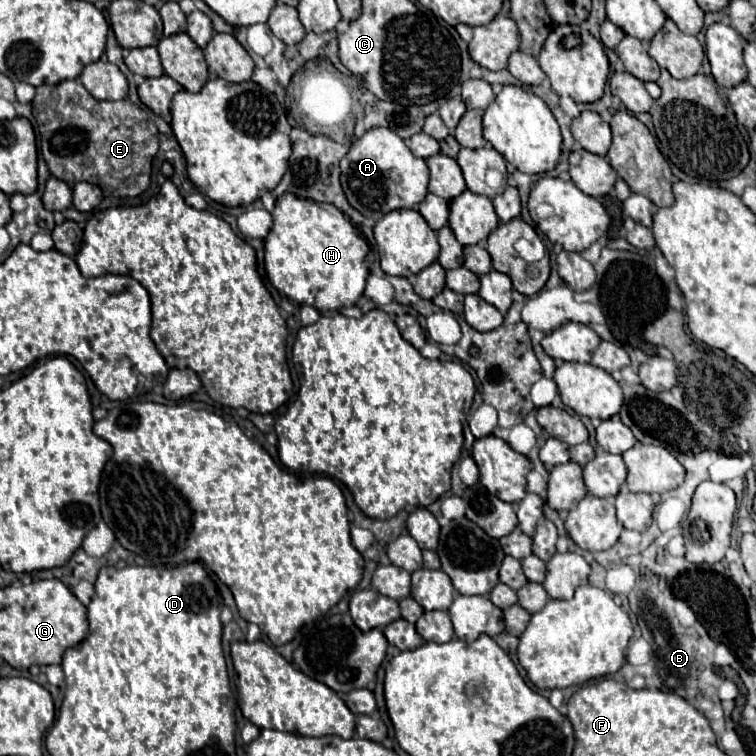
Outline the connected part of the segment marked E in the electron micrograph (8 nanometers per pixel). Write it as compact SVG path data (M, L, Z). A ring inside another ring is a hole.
M65 80L55 86L43 84L37 88L37 96L33 100L33 116L41 132L41 152L55 178L67 182L69 186L77 182L93 182L93 184L109 182L111 188L113 182L113 194L123 198L139 196L141 192L147 190L151 176L151 162L159 150L159 132L155 122L149 118L149 114L141 106L133 104L129 98L117 102L95 100L79 80Z

